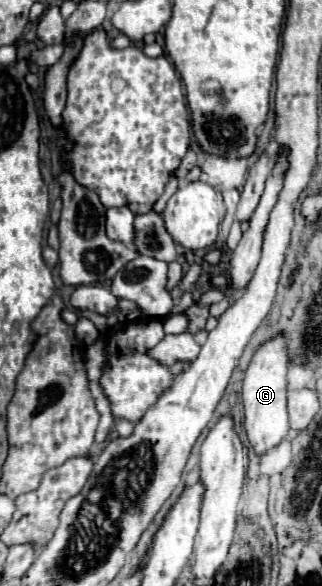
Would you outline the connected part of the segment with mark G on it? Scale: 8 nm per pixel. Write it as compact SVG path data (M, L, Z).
M276 333L272 339L262 343L246 369L242 389L242 401L246 413L244 425L256 453L266 453L270 447L278 445L290 431L286 417L286 369L288 369L288 351L286 351L286 337L282 333Z

